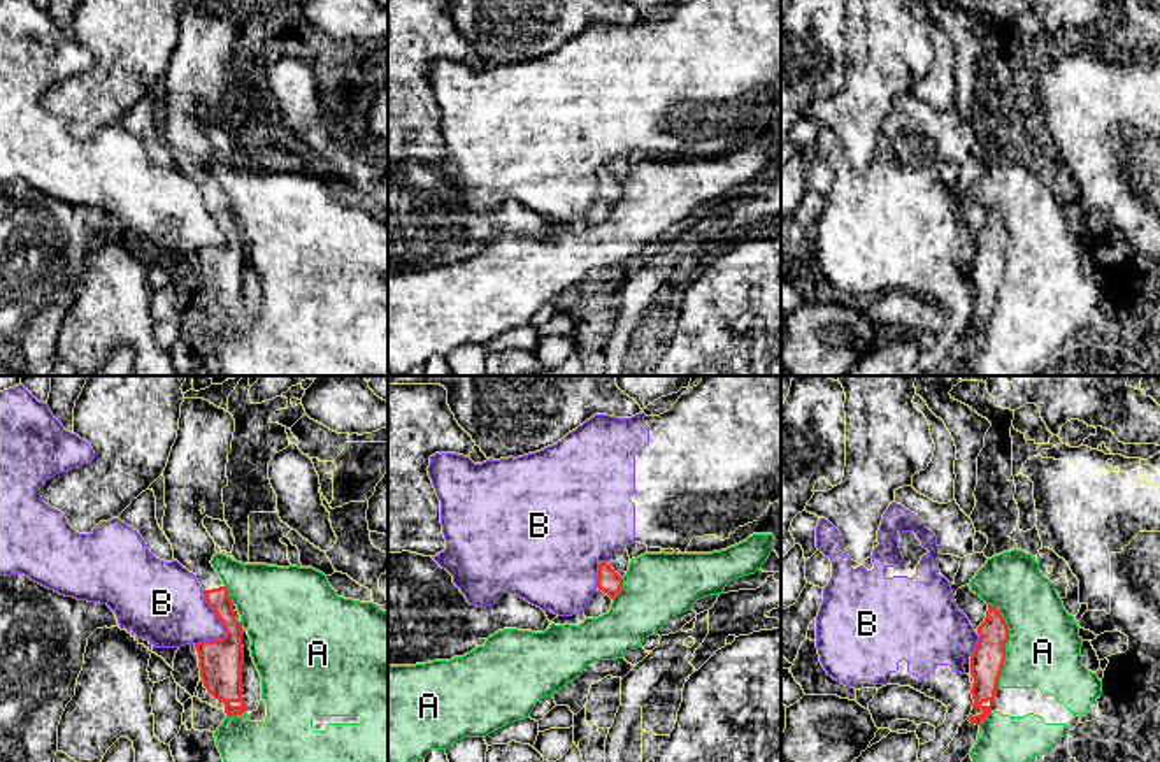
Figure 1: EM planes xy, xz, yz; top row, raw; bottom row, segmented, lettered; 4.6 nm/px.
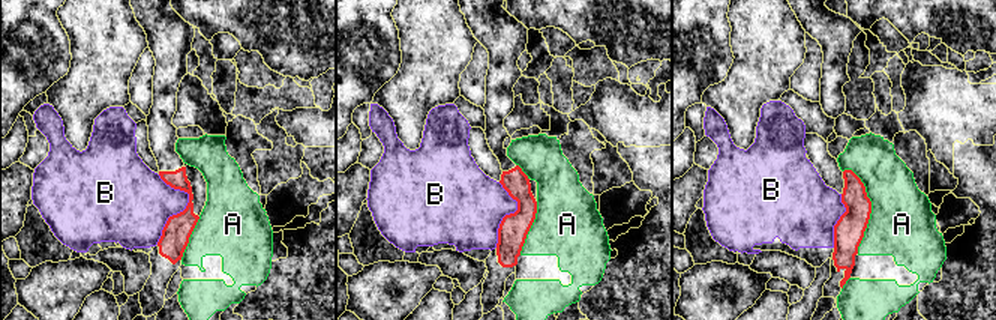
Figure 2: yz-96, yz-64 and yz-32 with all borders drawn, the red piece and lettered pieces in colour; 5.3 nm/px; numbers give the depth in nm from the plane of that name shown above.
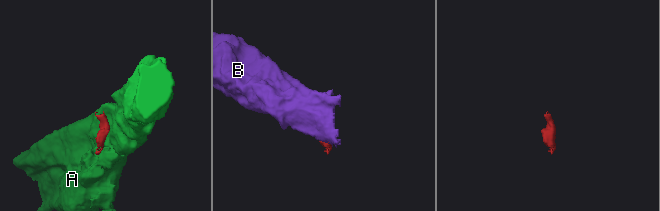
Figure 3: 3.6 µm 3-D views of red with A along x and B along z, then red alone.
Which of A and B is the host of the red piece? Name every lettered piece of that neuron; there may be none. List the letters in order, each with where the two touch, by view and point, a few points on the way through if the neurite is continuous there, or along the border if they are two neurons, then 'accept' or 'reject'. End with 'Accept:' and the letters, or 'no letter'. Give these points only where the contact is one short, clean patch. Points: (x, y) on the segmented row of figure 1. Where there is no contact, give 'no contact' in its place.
A: meets red in yz at (1004, 645); reject
B: meets red in xy at (223, 627); border along xy (202, 590), (225, 634), (195, 645); reject
Accept: no letter

